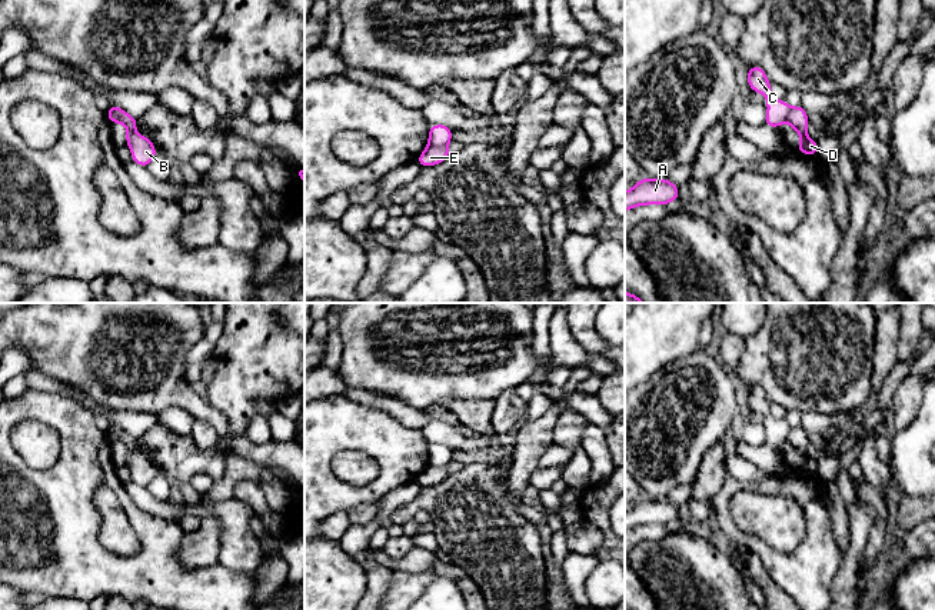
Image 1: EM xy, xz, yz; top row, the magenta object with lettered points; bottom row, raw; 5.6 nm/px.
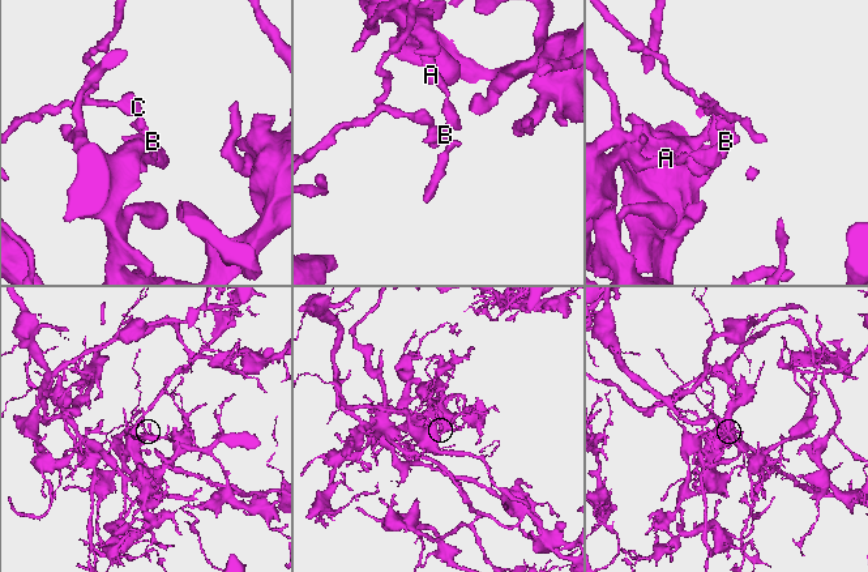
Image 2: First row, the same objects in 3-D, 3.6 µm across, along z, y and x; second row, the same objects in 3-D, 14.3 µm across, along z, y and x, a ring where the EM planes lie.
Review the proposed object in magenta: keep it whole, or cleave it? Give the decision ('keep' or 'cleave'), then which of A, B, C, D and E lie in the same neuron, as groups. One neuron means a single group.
cleave; A B D E / C

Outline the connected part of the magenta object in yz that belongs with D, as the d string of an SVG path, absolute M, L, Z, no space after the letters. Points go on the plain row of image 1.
M801 424L798 427L789 429L786 441L796 450L796 453L802 459L796 470L799 473L815 476L818 471L818 461L806 456L808 436L803 426Z

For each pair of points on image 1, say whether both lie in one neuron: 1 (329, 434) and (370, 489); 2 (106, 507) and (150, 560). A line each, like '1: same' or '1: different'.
1: same
2: different

